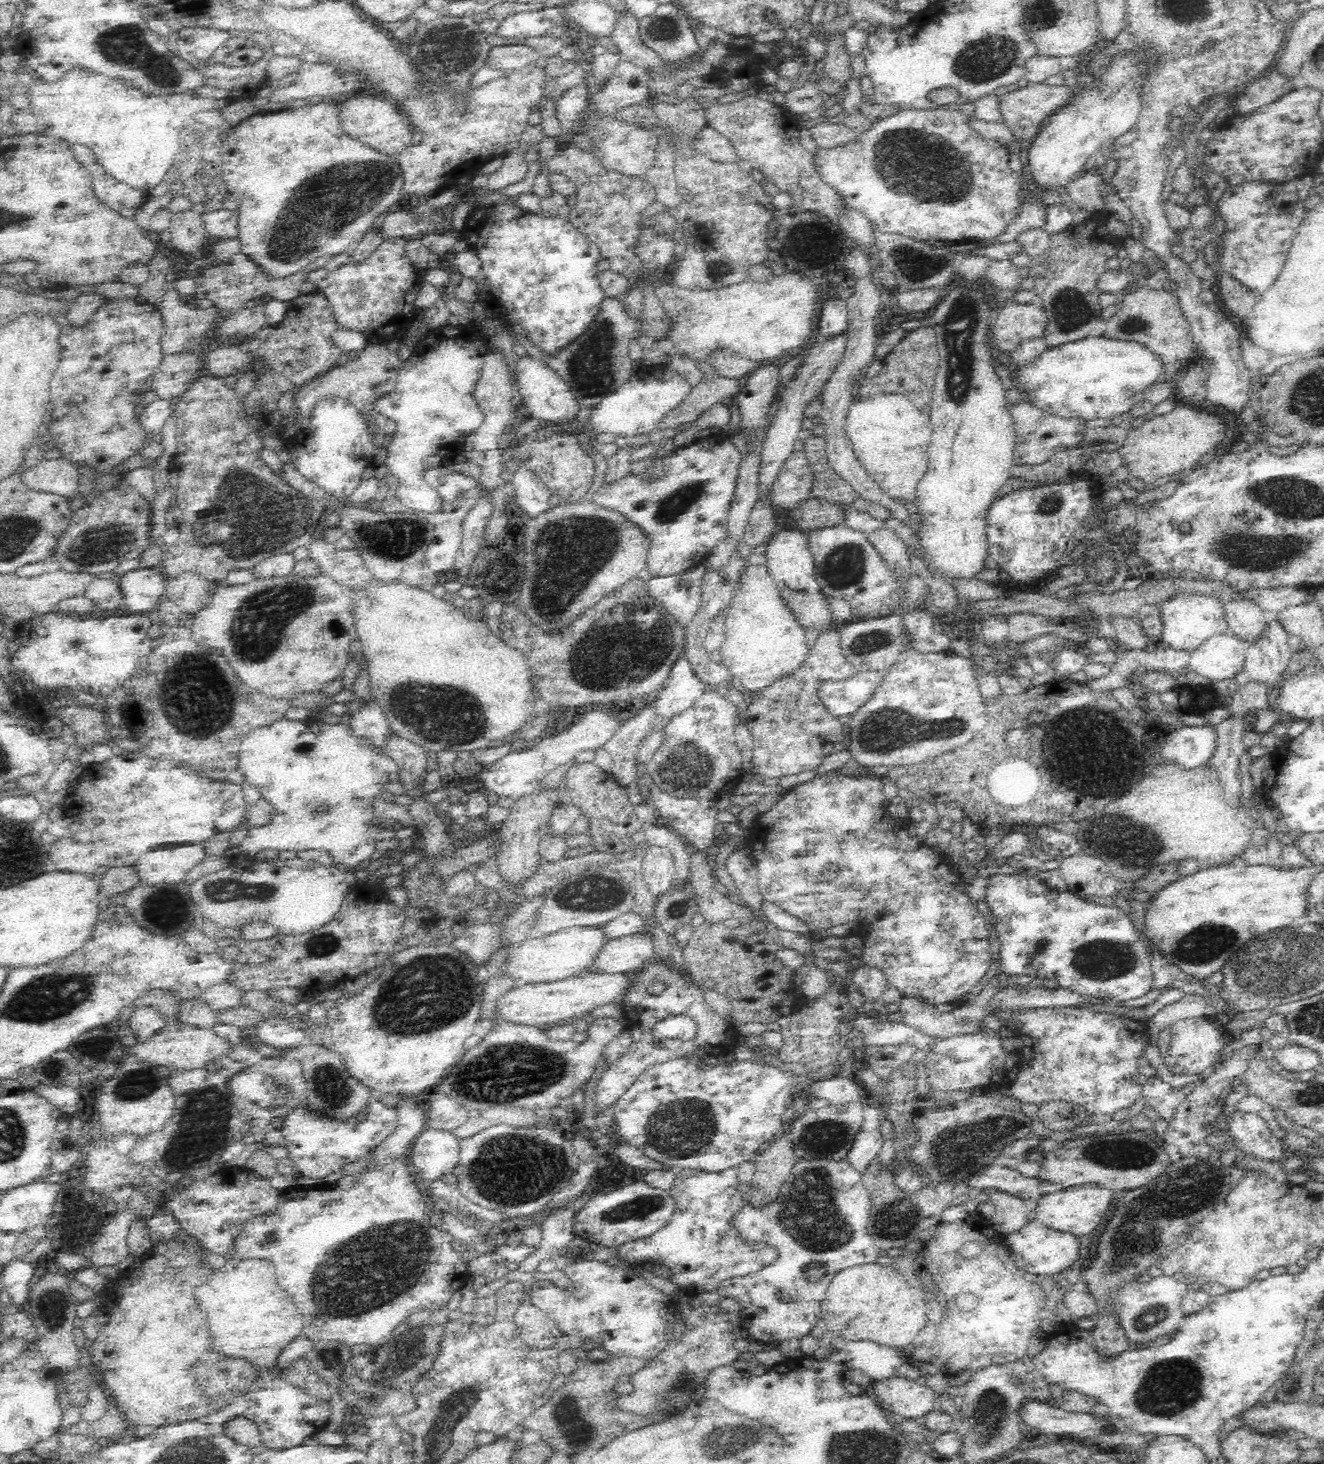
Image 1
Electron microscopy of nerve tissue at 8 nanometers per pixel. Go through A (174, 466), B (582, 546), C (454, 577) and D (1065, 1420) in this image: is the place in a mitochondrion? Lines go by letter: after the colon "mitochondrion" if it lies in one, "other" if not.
A: other
B: mitochondrion
C: other
D: other

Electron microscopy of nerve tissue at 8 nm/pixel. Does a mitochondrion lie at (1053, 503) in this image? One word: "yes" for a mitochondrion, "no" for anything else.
yes

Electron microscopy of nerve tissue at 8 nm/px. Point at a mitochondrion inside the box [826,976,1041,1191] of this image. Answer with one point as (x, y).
(951, 1152)

